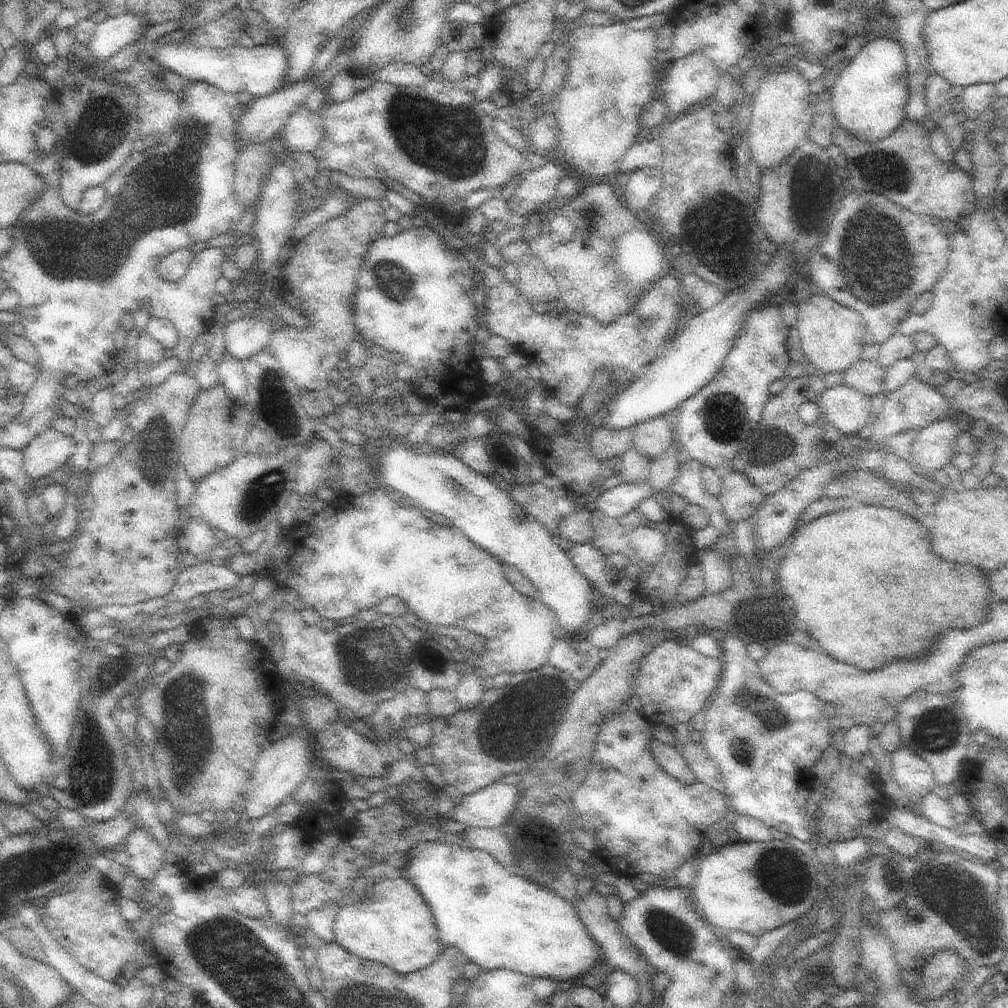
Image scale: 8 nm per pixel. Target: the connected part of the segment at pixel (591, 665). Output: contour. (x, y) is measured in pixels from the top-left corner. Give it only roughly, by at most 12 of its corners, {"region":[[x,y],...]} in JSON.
{"region":[[561,638],[549,664],[583,684],[603,664],[589,640]]}

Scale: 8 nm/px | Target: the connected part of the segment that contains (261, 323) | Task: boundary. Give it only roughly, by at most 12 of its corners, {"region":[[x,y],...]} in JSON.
{"region":[[269,318],[221,326],[225,350],[247,360],[269,346]]}

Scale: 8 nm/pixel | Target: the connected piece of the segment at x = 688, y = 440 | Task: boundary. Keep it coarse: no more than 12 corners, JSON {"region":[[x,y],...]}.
{"region":[[753,308],[719,374],[675,414],[675,440],[715,472],[787,378],[793,332]]}

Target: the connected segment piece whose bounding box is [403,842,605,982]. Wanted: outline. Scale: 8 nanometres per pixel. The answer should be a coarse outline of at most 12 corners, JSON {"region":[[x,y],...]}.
{"region":[[445,842],[403,878],[483,970],[581,978],[605,956],[563,890]]}

